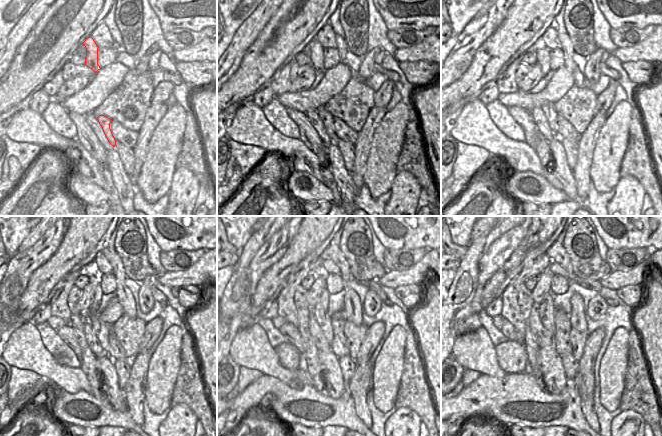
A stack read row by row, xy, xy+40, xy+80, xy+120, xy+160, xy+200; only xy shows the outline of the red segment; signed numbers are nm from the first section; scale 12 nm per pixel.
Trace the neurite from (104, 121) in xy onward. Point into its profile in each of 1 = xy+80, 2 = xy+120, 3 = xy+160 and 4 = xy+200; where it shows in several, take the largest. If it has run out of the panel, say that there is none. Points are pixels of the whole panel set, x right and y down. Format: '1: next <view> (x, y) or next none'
1: next xy+80 (548, 108)
2: next xy+120 (101, 329)
3: next xy+160 (321, 312)
4: next xy+200 (545, 309)

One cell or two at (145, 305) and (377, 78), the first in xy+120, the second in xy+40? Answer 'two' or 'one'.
two

